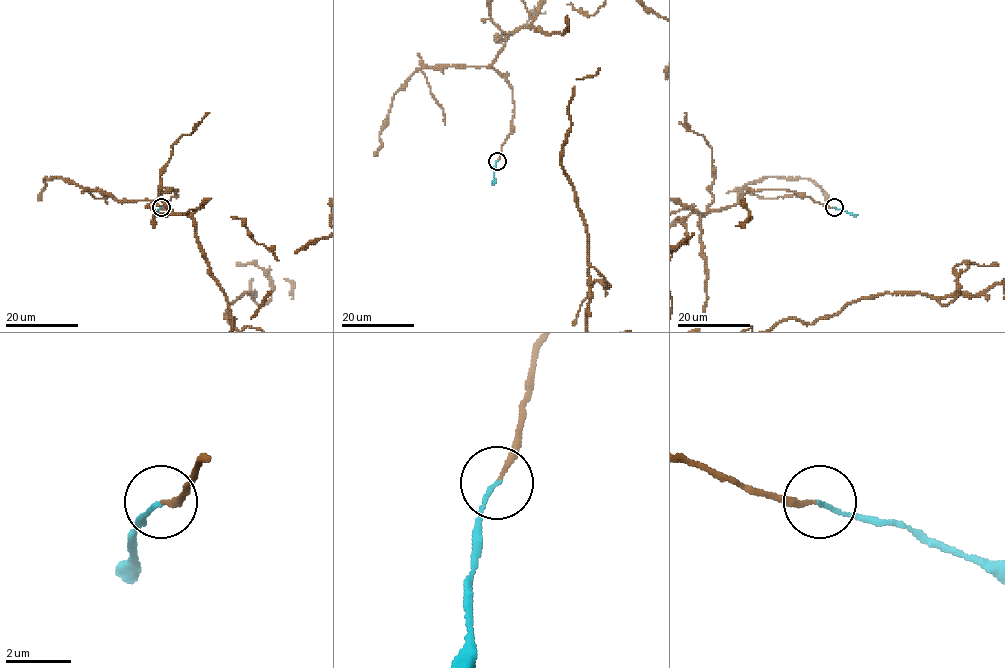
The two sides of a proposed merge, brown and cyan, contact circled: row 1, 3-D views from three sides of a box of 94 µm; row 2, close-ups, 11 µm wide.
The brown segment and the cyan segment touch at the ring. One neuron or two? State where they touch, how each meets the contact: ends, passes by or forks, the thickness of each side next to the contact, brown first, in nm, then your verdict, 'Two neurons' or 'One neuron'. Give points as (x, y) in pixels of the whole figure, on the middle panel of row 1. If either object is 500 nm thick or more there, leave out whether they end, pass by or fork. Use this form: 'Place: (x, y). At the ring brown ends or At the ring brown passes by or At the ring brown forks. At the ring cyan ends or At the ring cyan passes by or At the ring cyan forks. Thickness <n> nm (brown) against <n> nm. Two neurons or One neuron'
Place: (497, 161). At the ring brown ends. At the ring cyan ends. Thickness 140 nm (brown) against 100 nm. One neuron

